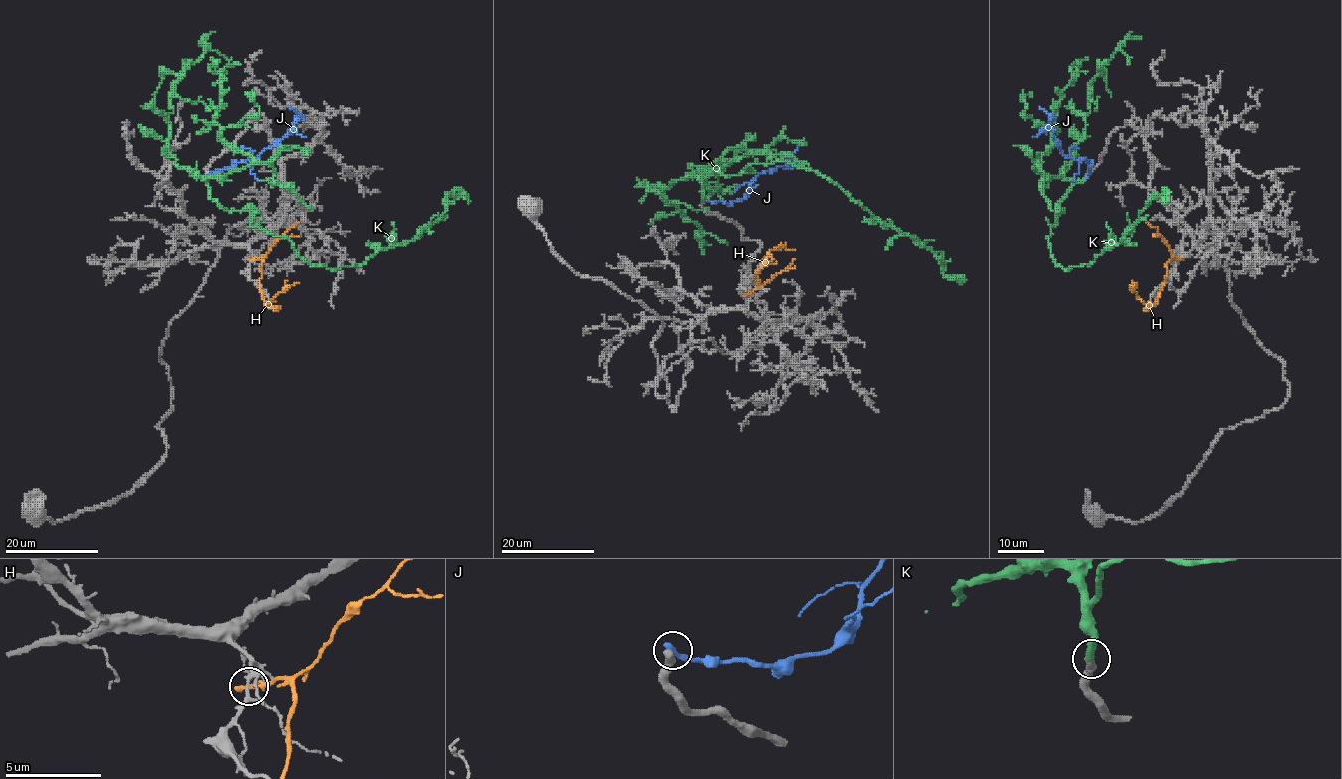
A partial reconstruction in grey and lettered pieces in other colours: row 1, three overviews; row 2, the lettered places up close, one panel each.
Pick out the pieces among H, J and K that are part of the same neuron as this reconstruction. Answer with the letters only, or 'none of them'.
K

